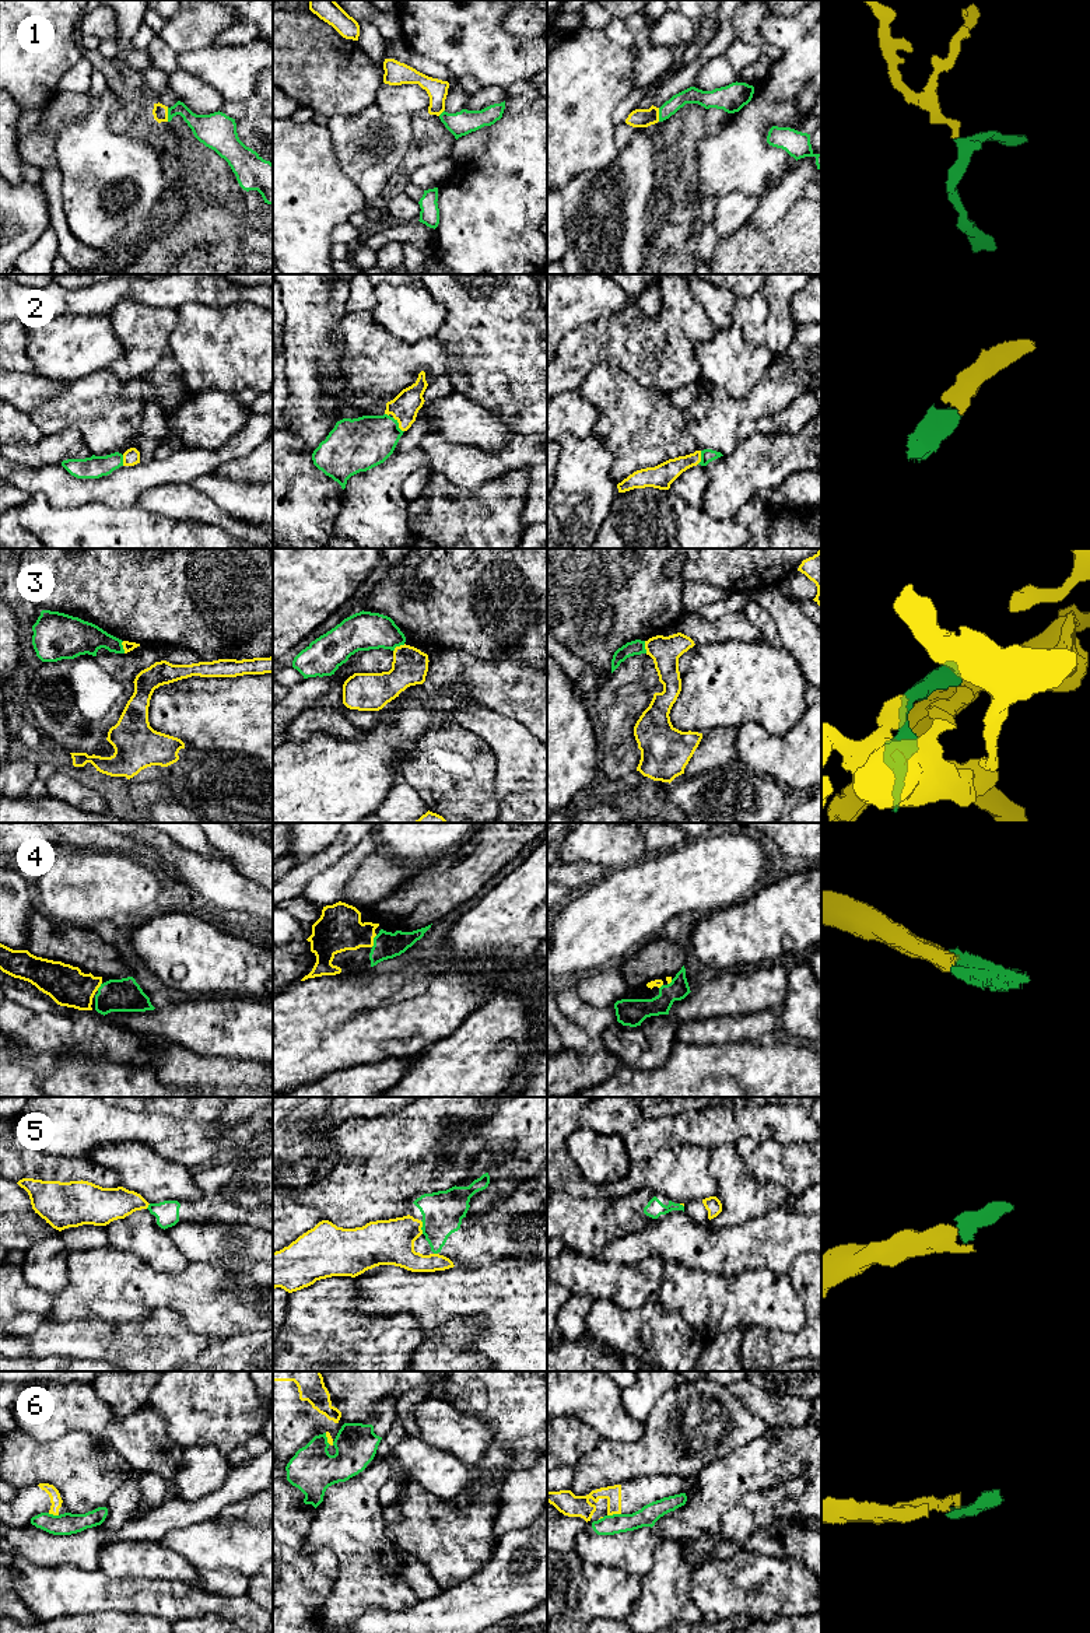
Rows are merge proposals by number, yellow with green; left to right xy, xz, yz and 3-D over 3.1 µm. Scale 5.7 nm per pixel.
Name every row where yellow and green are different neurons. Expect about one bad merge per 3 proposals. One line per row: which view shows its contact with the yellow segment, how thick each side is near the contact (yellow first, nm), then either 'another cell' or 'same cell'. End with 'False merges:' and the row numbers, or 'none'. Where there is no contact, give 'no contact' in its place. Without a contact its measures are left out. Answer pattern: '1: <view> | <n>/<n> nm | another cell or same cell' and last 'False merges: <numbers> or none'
1: xy | 90/170 nm | same cell
2: xz | 160/300 nm | same cell
3: xz | 200/220 nm | another cell
4: xz | 260/160 nm | same cell
5: xz | 260/240 nm | same cell
6: yz | 130/110 nm | another cell
False merges: 3, 6

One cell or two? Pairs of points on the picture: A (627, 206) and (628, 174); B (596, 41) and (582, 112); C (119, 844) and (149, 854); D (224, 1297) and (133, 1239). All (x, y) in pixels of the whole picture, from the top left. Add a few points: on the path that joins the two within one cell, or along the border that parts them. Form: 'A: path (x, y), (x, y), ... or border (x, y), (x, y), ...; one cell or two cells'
A: path (627, 198), (628, 182); one cell
B: path (586, 59), (582, 94); one cell
C: path (126, 847), (142, 852); one cell
D: border (189, 1261), (174, 1272), (157, 1272), (149, 1265); two cells

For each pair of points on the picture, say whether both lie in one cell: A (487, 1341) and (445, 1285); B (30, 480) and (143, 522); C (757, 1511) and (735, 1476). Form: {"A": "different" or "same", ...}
{"A": "same", "B": "different", "C": "different"}

